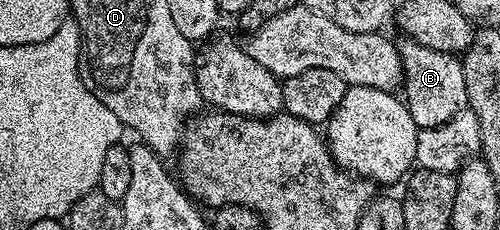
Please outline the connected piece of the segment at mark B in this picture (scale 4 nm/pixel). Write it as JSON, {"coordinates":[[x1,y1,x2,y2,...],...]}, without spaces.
{"coordinates":[[403,37,397,43,399,60,403,66,401,95,405,100,415,126,436,127,443,125,467,107,465,73,462,62,454,55,446,55,437,49,425,49,425,45,413,43]]}

